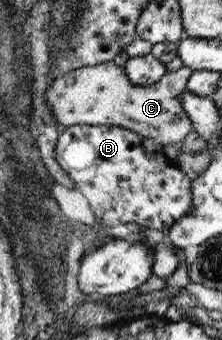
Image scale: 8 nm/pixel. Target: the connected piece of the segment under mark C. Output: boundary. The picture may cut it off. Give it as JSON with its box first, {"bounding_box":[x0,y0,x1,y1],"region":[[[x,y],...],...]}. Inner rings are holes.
{"bounding_box":[45,62,192,146],"region":[[[103,62],[83,66],[59,74],[45,89],[49,112],[61,127],[71,125],[111,125],[129,129],[141,137],[149,137],[163,146],[179,143],[192,130],[191,121],[181,107],[179,95],[186,91],[186,81],[192,70],[181,66],[166,72],[149,86],[133,85],[127,80],[123,66]]]}

